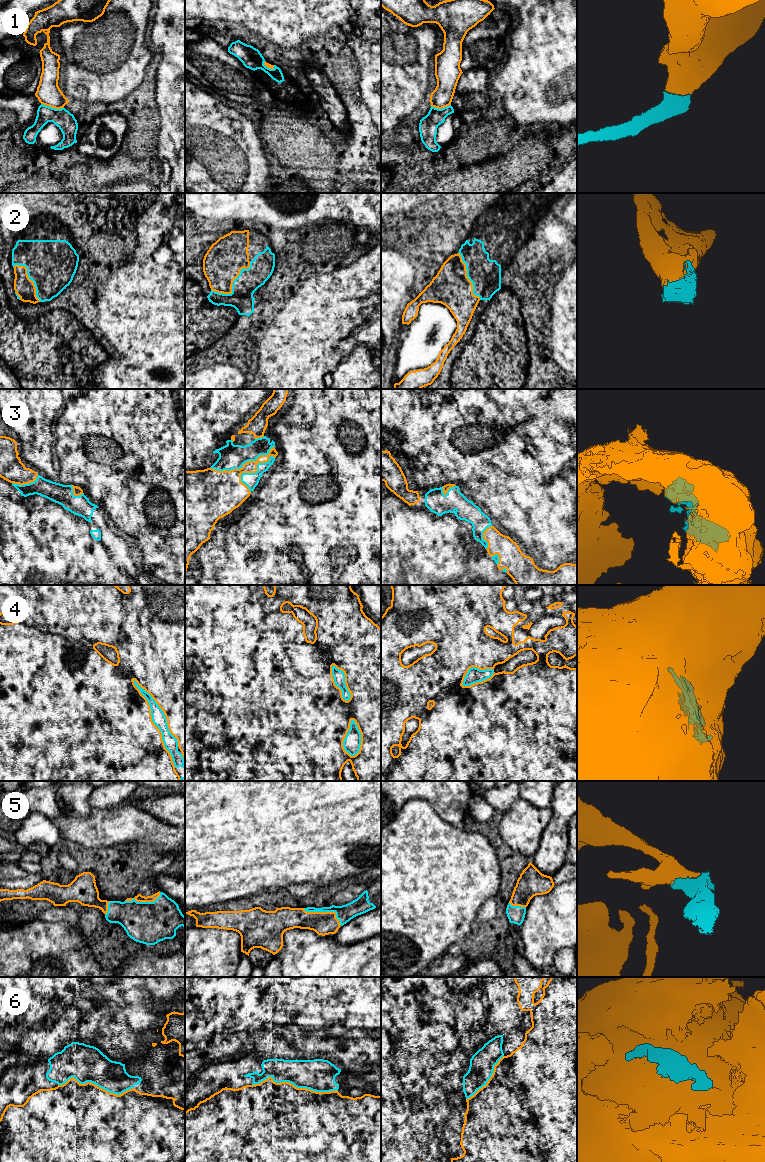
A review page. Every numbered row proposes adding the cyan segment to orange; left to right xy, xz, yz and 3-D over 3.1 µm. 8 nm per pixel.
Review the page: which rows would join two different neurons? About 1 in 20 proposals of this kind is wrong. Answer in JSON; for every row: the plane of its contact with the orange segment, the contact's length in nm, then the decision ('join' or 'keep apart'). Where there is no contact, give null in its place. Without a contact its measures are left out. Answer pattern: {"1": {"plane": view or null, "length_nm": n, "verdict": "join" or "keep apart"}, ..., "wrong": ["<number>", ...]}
{"1": {"plane": "xy", "length_nm": 190, "verdict": "keep apart"}, "2": {"plane": "xz", "length_nm": 400, "verdict": "join"}, "3": {"plane": "xz", "length_nm": 550, "verdict": "join"}, "4": {"plane": "xy", "length_nm": 800, "verdict": "join"}, "5": {"plane": "xz", "length_nm": 340, "verdict": "join"}, "6": {"plane": "xz", "length_nm": 700, "verdict": "join"}, "wrong": ["1"]}

